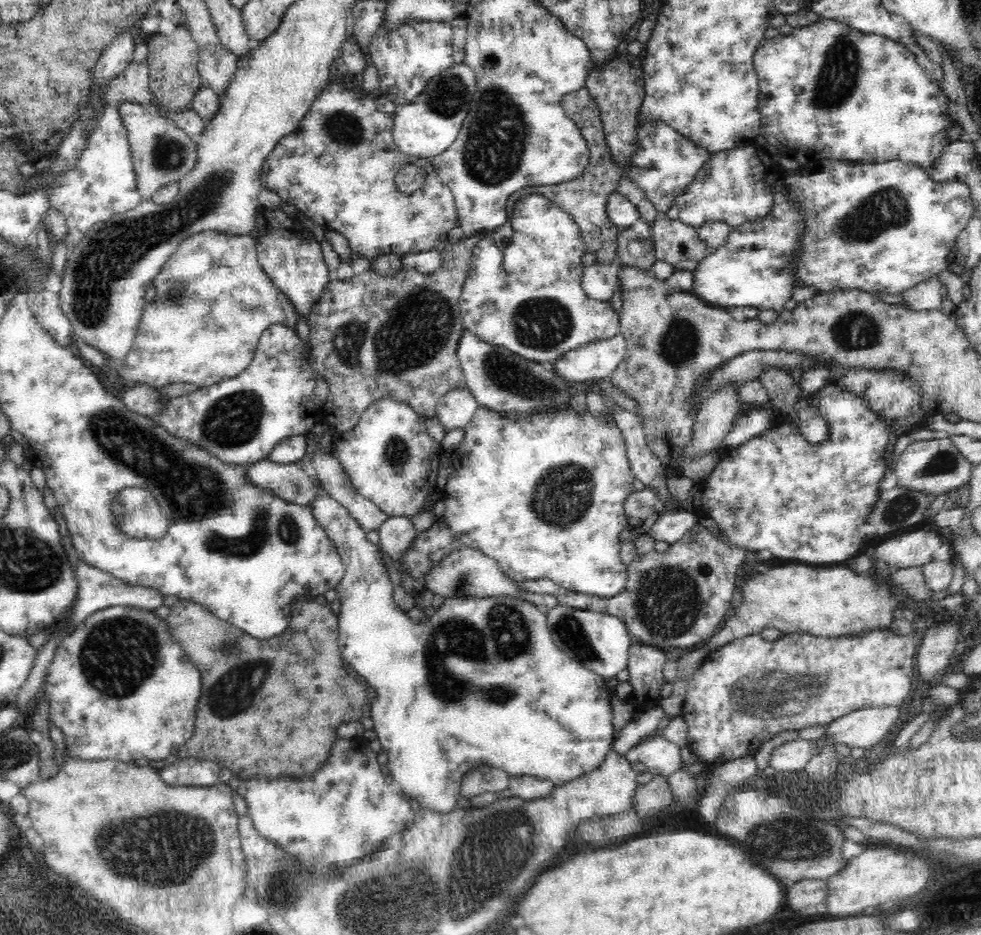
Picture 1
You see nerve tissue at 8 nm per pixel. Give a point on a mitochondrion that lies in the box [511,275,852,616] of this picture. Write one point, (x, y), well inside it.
(562, 496)

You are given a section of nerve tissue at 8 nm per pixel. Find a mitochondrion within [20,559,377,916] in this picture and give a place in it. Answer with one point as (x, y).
(151, 846)

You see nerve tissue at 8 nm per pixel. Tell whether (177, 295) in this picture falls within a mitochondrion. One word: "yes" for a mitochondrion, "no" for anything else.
yes

